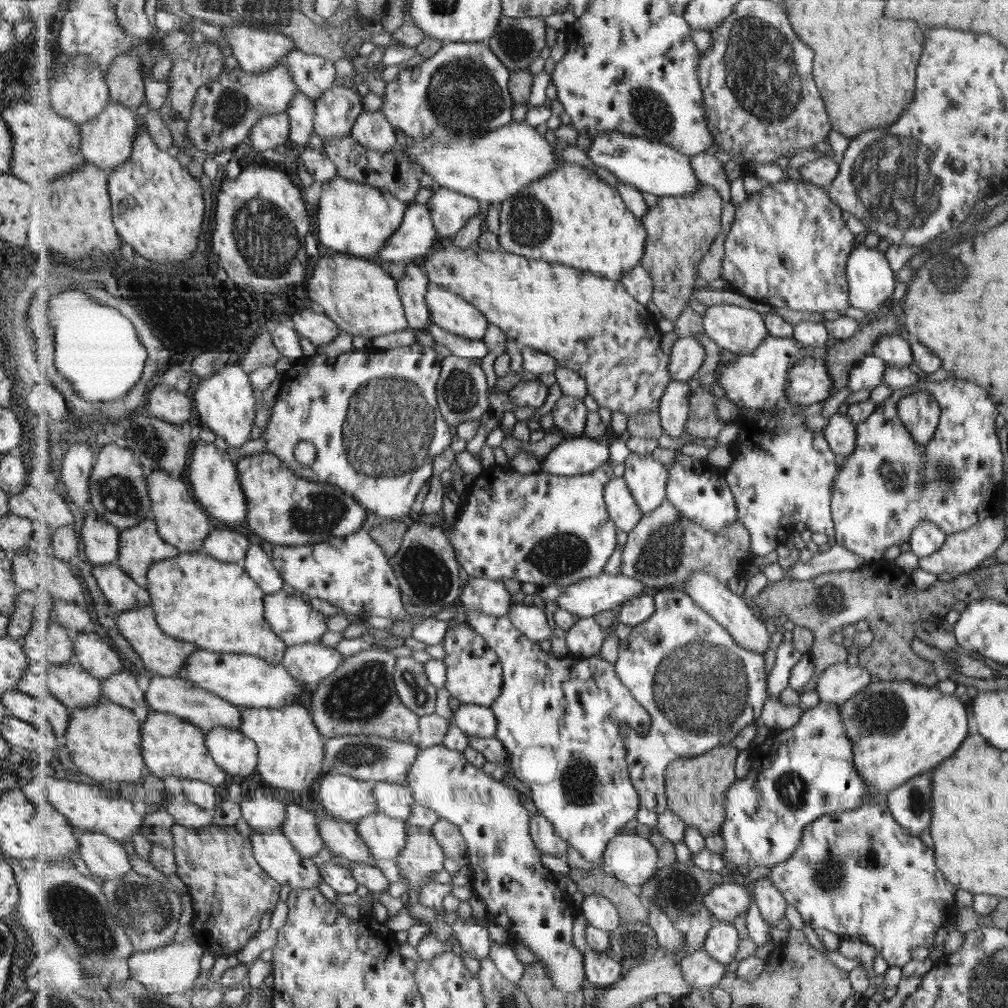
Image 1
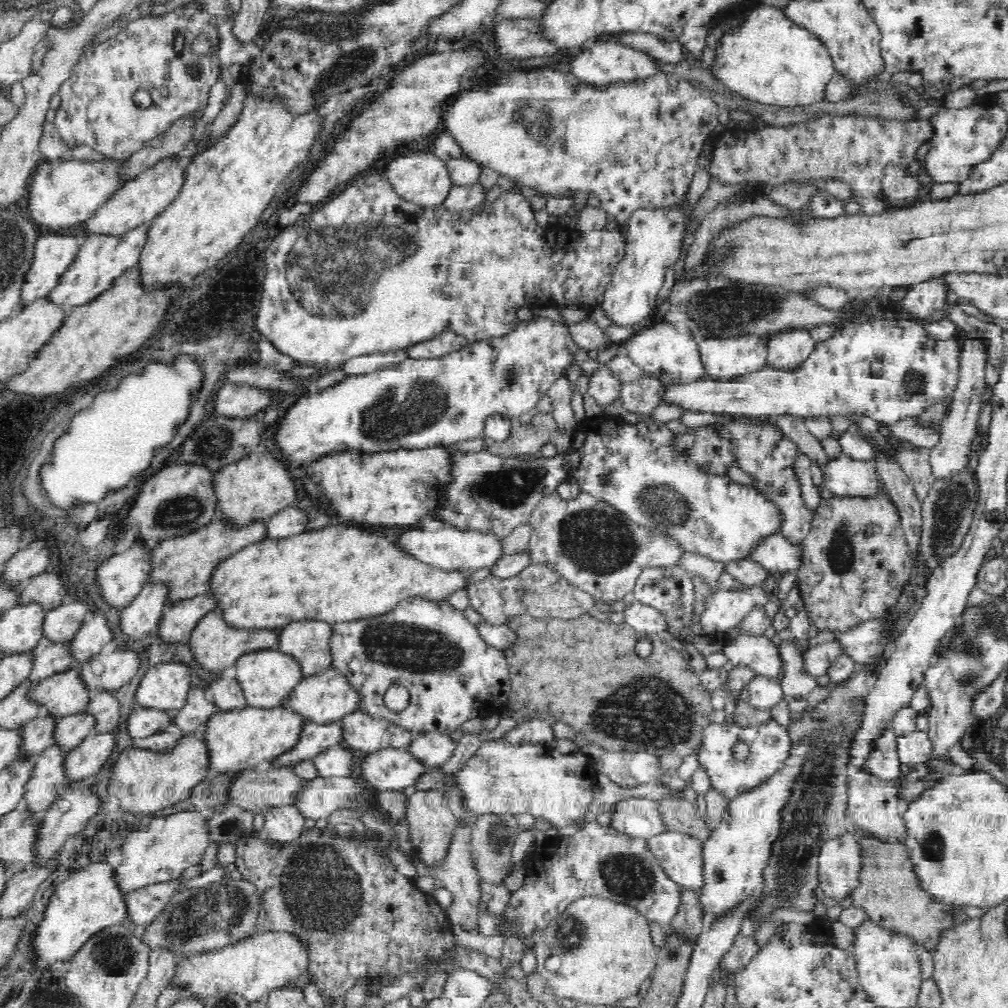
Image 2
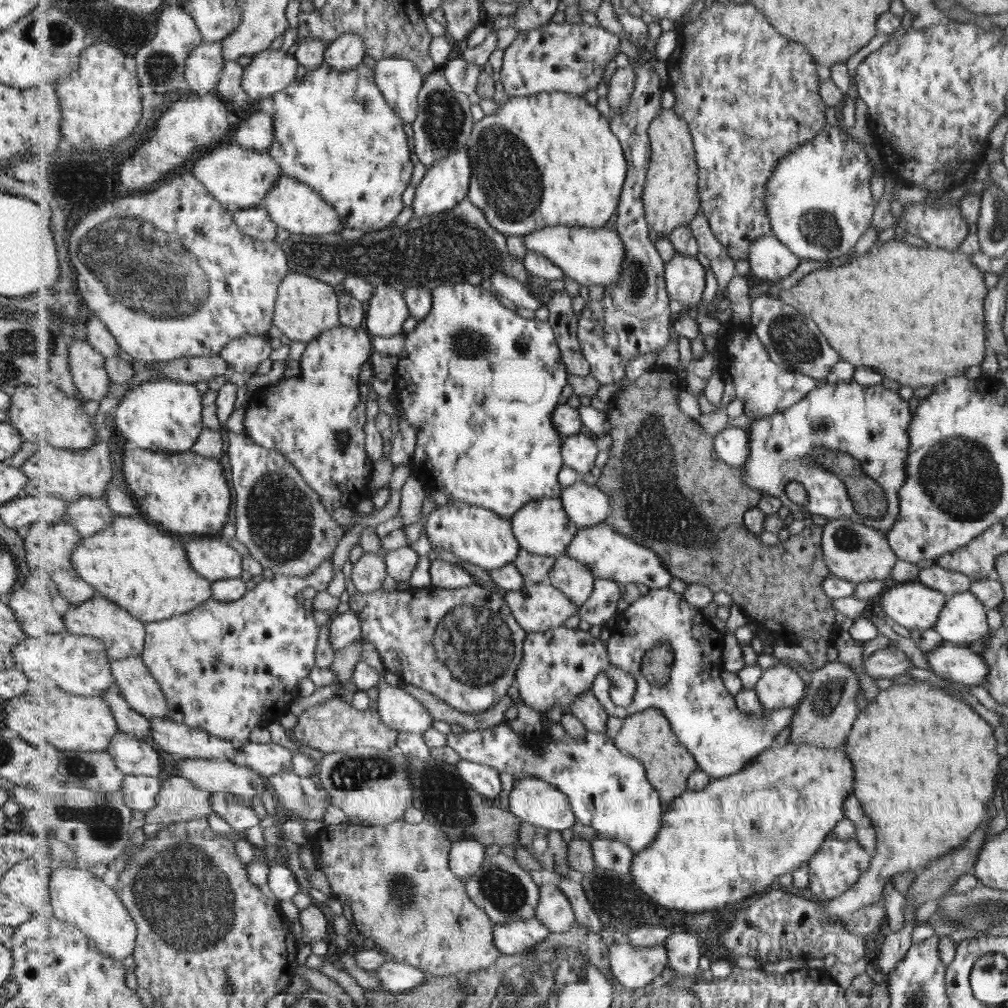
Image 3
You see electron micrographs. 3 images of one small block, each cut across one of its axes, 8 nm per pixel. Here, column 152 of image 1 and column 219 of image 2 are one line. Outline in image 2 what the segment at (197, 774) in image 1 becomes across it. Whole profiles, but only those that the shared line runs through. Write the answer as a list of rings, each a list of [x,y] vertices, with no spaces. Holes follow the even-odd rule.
[[[248,706],[217,713],[201,728],[211,750],[211,771],[241,772],[274,762],[299,744],[305,723],[303,714],[293,708],[262,709]]]

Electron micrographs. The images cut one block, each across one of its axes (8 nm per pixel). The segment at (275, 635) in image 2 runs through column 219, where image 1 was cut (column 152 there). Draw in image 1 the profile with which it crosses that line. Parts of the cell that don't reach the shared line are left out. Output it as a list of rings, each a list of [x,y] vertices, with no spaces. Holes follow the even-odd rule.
[[[143,606],[143,608],[133,608],[129,612],[118,612],[117,627],[121,629],[121,633],[125,635],[125,638],[133,647],[135,651],[141,655],[141,659],[145,663],[148,669],[151,669],[154,673],[165,677],[179,677],[179,674],[183,672],[183,668],[187,666],[187,658],[200,650],[200,646],[193,644],[193,642],[182,641],[172,636],[169,636],[161,625],[157,623],[155,619],[155,610],[152,606]]]

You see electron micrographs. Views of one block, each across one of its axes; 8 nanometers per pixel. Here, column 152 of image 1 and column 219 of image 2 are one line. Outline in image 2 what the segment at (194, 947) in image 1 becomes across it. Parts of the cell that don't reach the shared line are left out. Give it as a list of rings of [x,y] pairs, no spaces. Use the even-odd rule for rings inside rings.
[[[262,930],[238,944],[185,957],[180,962],[172,982],[177,986],[184,986],[188,995],[198,998],[206,998],[217,992],[227,992],[240,994],[252,1003],[266,998],[272,989],[300,978],[311,964],[308,960],[310,949],[296,933]]]

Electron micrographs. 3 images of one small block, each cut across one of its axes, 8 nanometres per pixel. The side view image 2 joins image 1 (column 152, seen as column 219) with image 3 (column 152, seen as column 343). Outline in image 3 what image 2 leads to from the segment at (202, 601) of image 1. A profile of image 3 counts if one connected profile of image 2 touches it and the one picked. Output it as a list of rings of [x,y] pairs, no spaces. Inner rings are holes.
[[[137,516],[118,517],[105,530],[82,537],[79,547],[73,552],[72,561],[77,572],[96,588],[100,596],[119,604],[145,623],[161,622],[190,613],[213,596],[212,581],[193,568],[183,542],[179,542],[166,530],[159,530],[155,525],[139,520]]]

